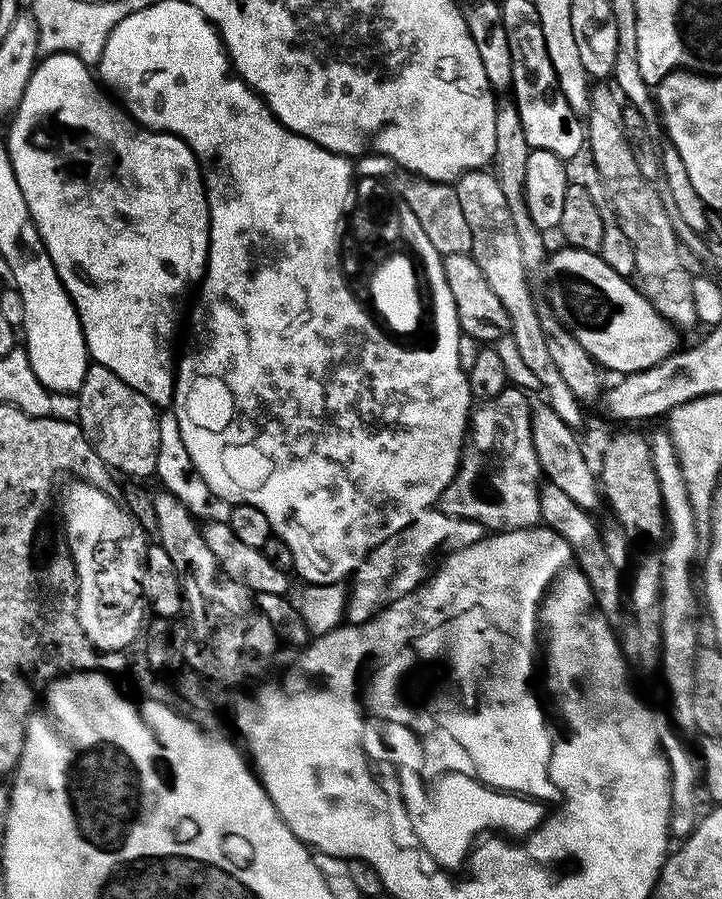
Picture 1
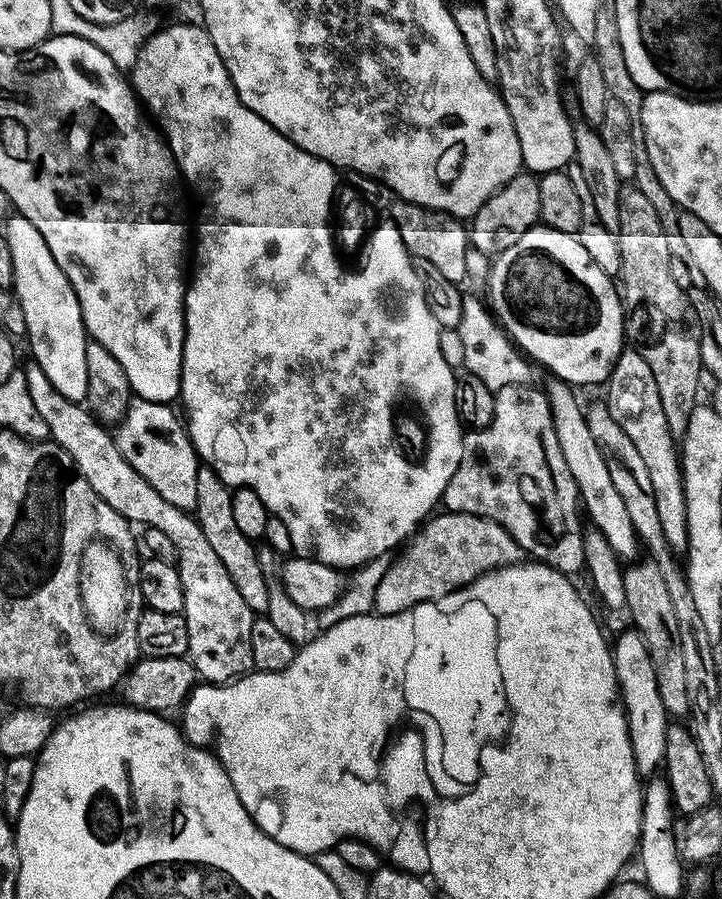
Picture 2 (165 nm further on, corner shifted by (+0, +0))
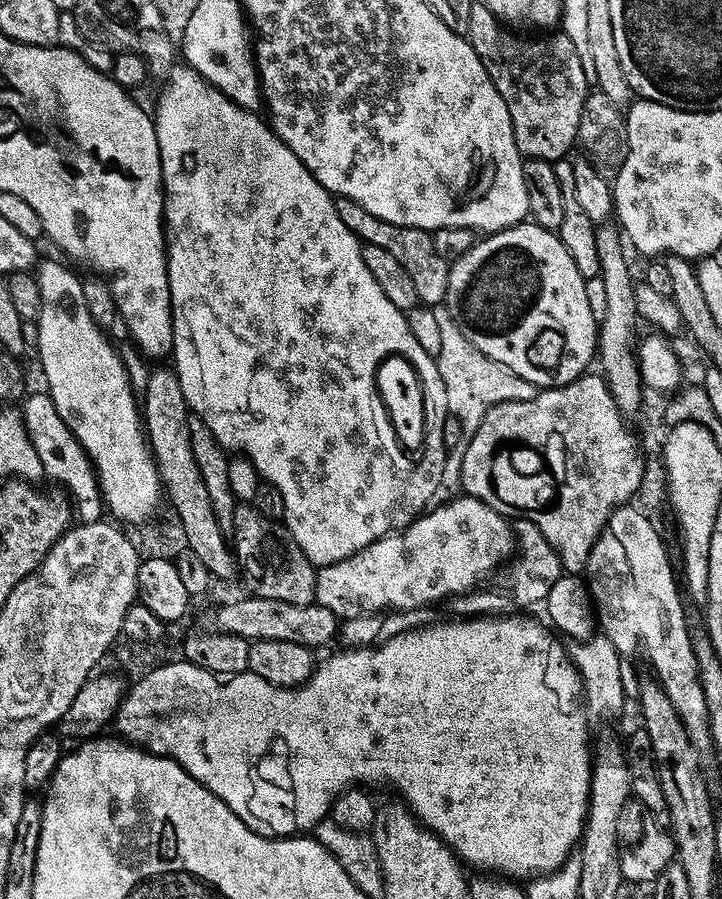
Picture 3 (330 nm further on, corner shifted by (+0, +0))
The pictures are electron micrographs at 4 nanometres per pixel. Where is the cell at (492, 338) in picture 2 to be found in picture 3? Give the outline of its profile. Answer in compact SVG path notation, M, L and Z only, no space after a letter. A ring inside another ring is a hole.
M443 311L436 313L442 334L442 350L440 356L435 357L434 368L438 373L438 380L440 376L444 383L444 396L448 399L449 408L447 411L462 420L466 429L475 430L495 404L511 400L533 400L536 397L536 386L512 373L506 366L492 361L474 347L468 341L468 333L458 323L457 317Z

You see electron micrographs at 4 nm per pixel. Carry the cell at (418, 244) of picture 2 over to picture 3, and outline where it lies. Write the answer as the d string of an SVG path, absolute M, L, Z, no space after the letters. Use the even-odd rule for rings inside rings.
M337 199L336 209L342 222L346 222L348 229L364 244L382 246L382 250L386 250L386 254L394 254L397 262L405 268L406 274L410 274L416 295L425 305L436 306L439 300L441 303L447 297L450 264L436 248L431 231L422 228L399 228L390 222L382 222L382 218L376 218L374 214L370 214L353 200Z

